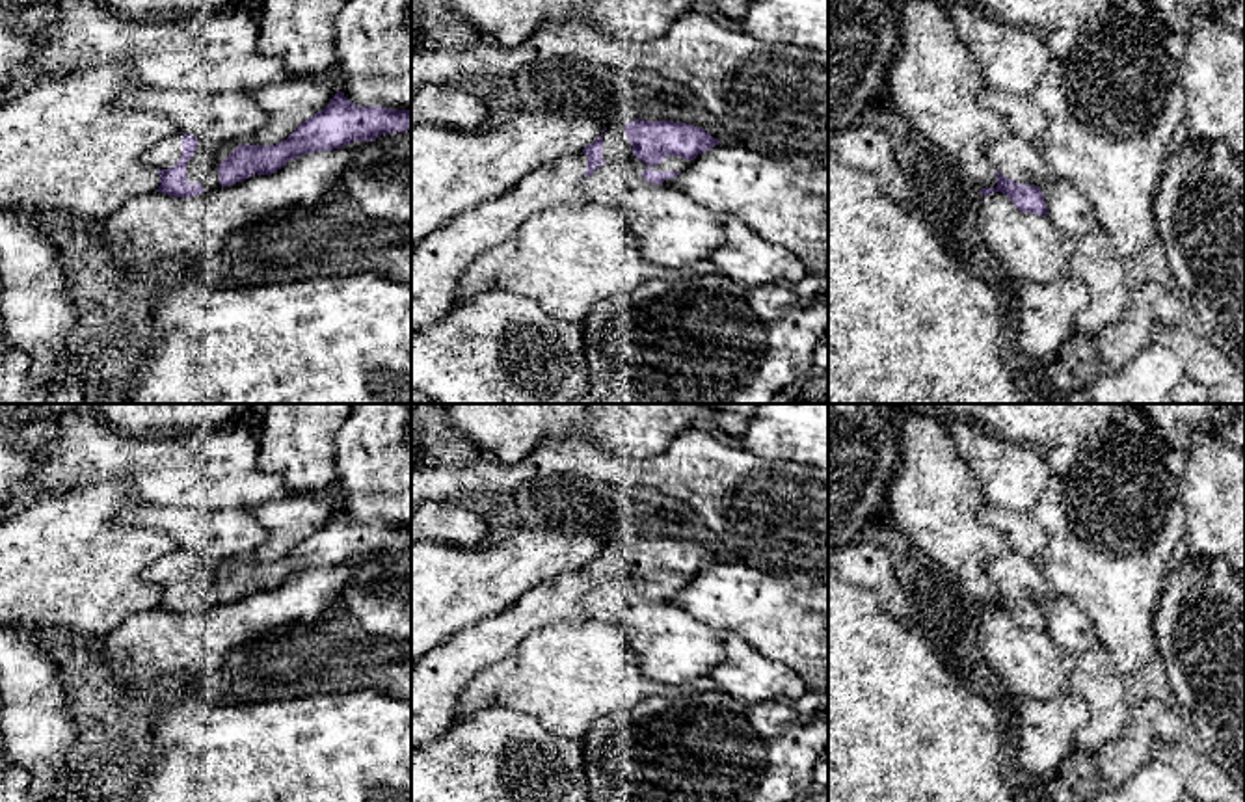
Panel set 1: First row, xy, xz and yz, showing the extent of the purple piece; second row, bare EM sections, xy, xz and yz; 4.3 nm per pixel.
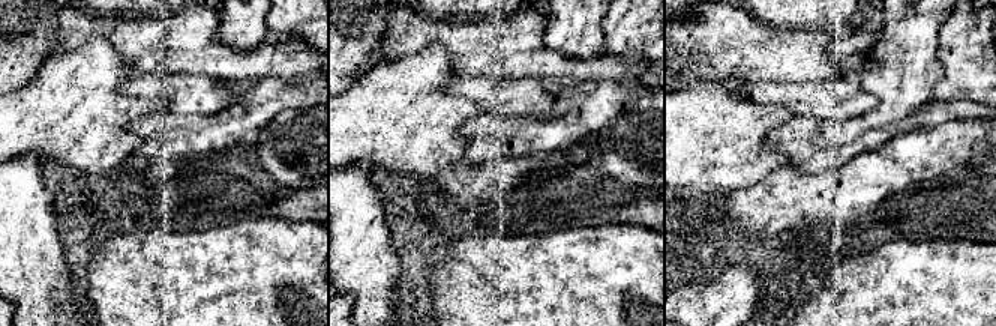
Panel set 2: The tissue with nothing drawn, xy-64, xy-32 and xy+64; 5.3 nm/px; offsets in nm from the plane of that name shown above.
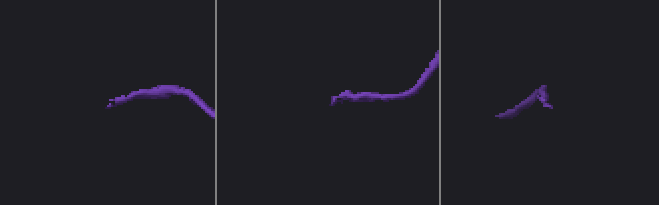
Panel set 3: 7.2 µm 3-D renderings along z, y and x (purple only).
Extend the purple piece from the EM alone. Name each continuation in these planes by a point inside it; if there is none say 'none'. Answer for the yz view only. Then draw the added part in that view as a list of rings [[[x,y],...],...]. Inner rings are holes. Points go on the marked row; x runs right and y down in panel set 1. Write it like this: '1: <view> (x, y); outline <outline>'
1: yz (1017, 159); outline [[[1011,132],[988,145],[986,156],[1003,177],[1018,184],[1042,186],[1055,179],[1037,145]]]

